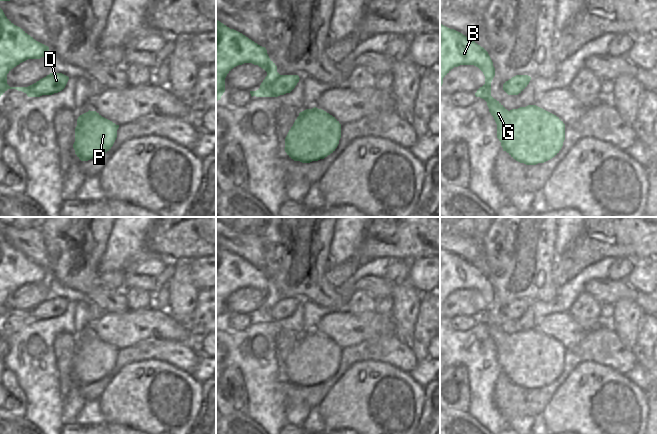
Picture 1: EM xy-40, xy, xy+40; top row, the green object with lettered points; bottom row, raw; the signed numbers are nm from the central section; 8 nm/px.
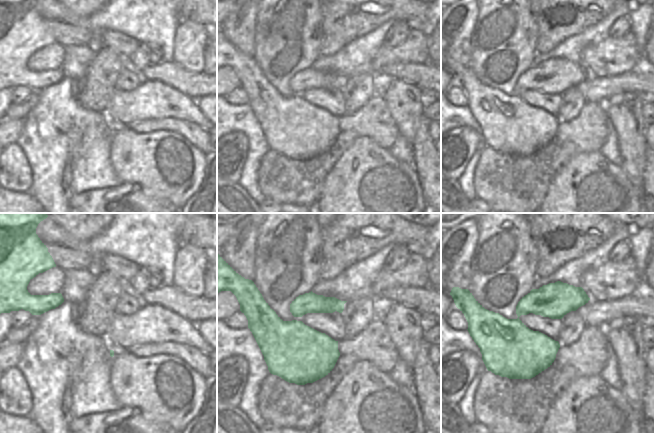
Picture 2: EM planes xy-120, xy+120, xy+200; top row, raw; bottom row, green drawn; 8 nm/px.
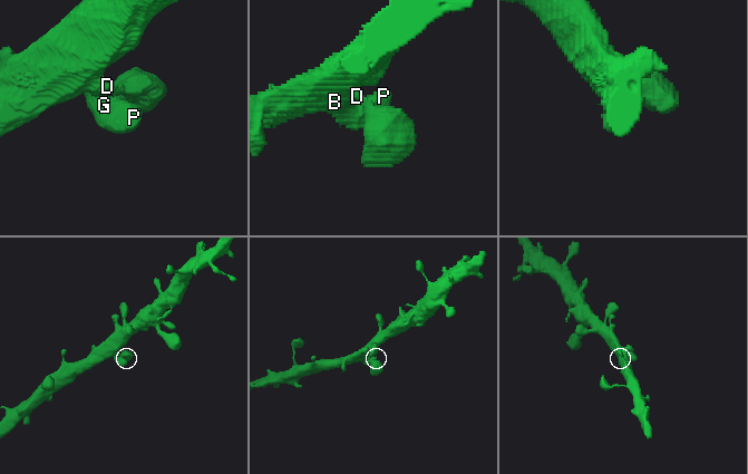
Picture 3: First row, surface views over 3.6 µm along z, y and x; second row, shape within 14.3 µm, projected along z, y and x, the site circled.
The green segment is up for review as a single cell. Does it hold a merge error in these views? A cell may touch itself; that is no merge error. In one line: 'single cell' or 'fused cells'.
single cell

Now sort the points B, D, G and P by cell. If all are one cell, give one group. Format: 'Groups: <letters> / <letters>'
Groups: B D G P.

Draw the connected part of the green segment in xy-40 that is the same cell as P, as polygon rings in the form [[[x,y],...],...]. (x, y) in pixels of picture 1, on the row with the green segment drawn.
[[[89,110],[80,115],[75,128],[75,154],[81,161],[100,157],[113,146],[118,128],[119,125],[102,117],[96,111]]]

